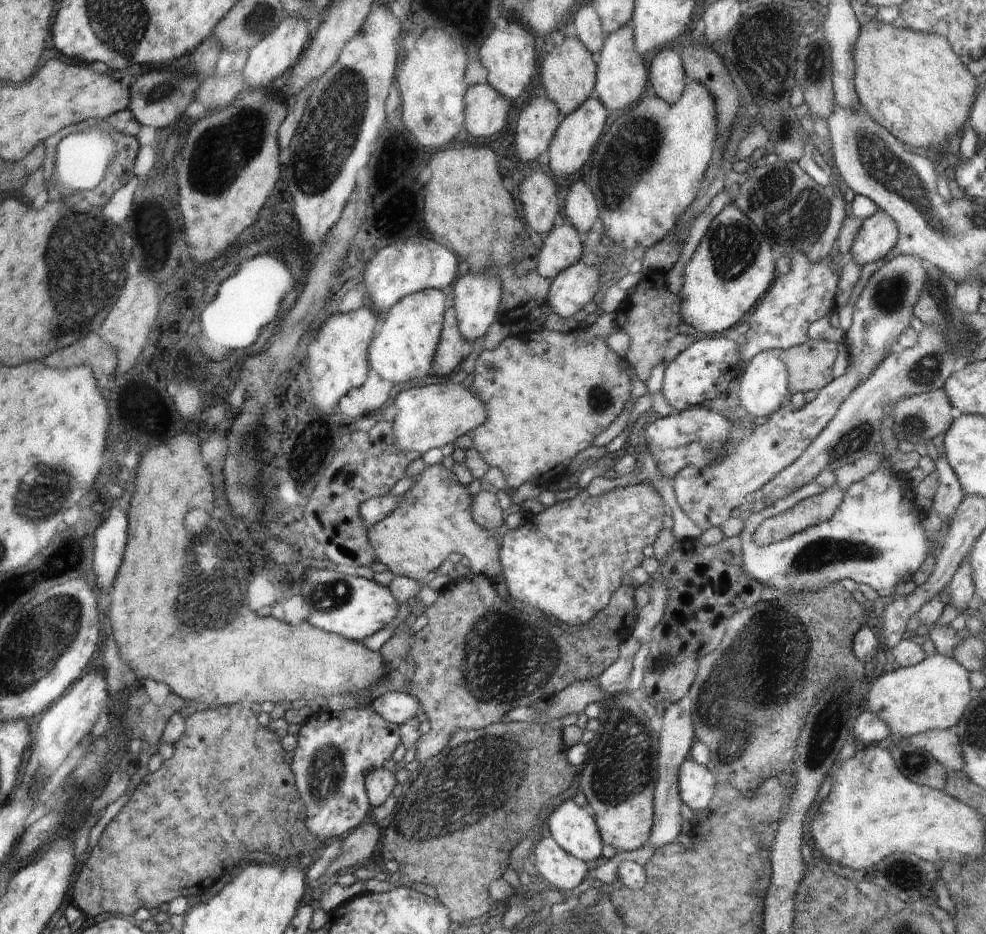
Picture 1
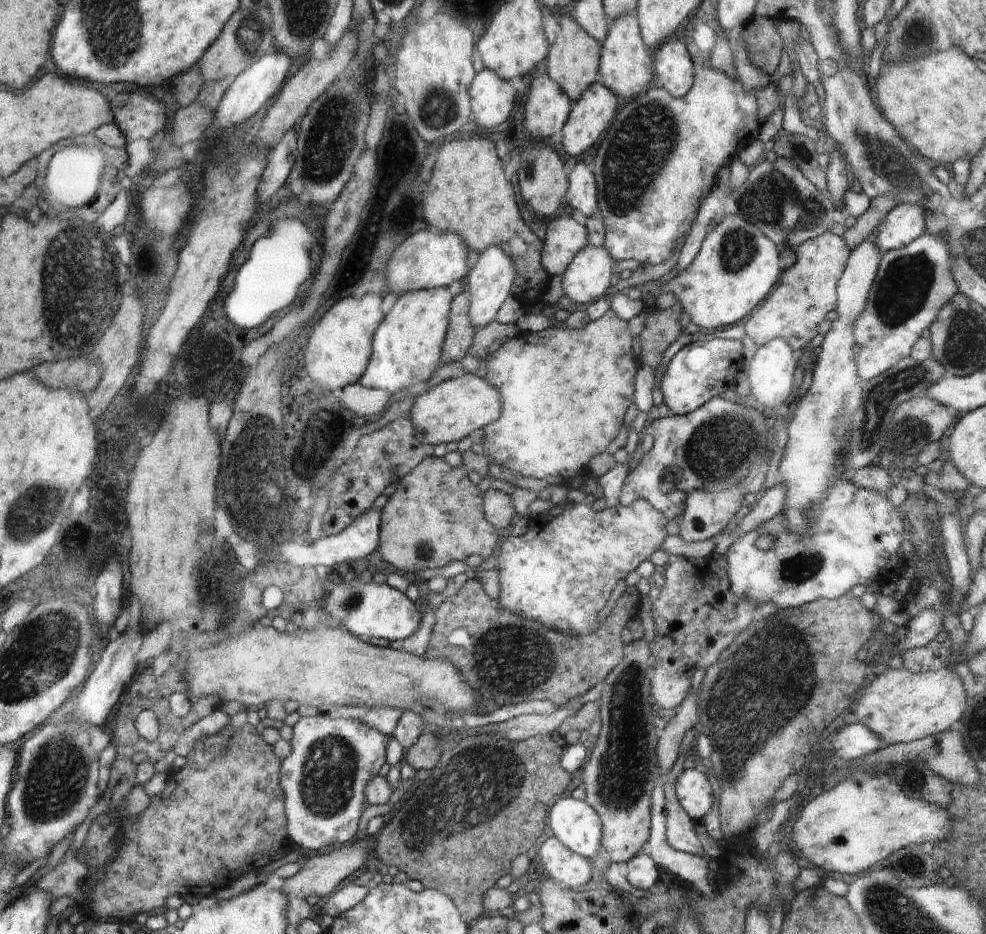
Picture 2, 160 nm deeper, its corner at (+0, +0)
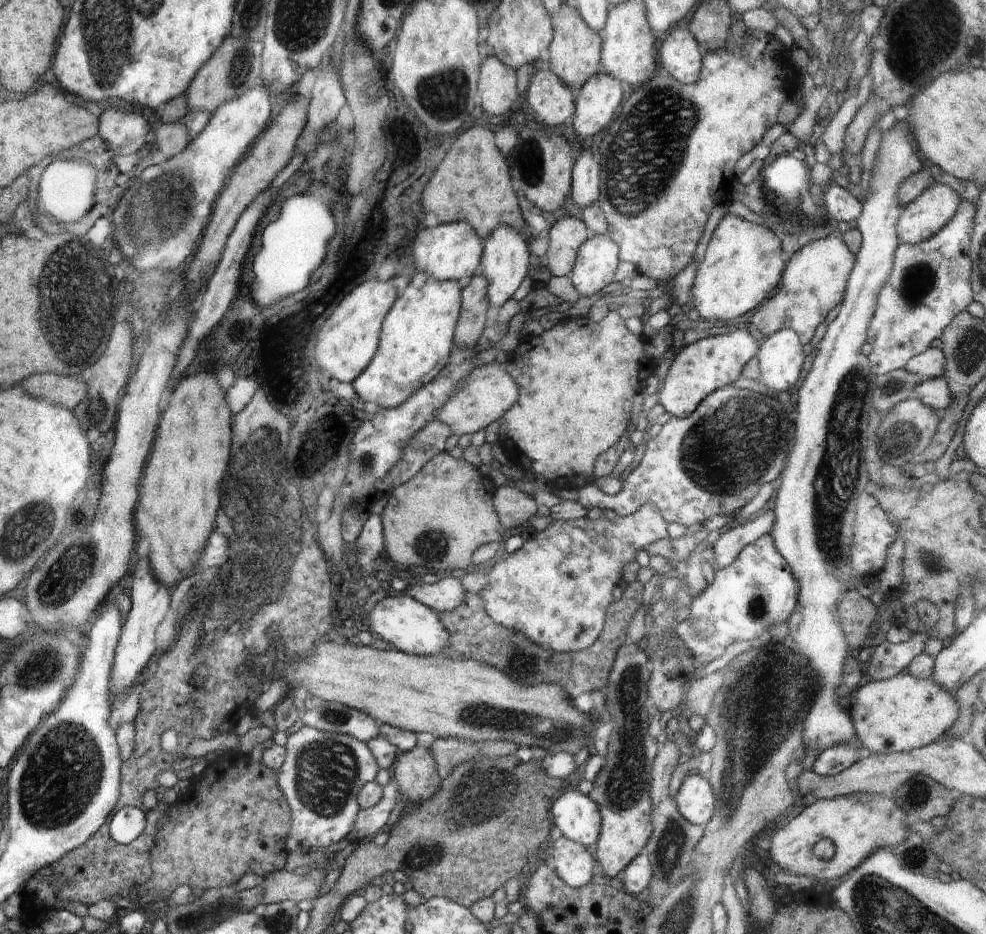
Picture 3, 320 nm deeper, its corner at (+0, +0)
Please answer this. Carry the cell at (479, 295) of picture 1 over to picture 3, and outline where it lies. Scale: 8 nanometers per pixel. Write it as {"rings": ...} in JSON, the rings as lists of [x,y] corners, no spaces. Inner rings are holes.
{"rings":[[[501,226],[484,242],[483,266],[480,275],[484,276],[490,288],[487,290],[488,308],[502,306],[518,290],[520,282],[528,276],[531,257],[528,240],[524,234],[512,226]]]}

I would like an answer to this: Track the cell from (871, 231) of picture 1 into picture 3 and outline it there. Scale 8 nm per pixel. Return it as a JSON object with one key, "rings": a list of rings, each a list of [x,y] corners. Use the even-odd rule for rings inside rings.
{"rings":[[[934,183],[932,187],[924,190],[918,198],[904,206],[896,230],[900,243],[917,244],[931,238],[958,210],[962,197],[951,186]]]}

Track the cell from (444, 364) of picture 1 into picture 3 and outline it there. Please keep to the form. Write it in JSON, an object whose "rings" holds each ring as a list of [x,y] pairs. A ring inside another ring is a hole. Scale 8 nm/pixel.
{"rings":[[[475,275],[463,291],[463,311],[456,326],[456,348],[475,348],[484,332],[488,312],[487,290],[490,285],[482,275]]]}

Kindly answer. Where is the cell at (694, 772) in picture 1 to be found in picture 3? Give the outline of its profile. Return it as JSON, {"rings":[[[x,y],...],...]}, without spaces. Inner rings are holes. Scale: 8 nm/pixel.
{"rings":[[[699,772],[689,773],[684,778],[673,801],[677,810],[692,825],[705,826],[715,813],[713,788]]]}

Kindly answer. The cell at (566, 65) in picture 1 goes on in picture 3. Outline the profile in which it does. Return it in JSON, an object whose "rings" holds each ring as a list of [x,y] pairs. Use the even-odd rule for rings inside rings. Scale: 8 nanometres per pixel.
{"rings":[[[563,1],[561,8],[552,14],[555,24],[555,41],[549,51],[550,70],[557,78],[563,80],[575,95],[596,74],[602,72],[600,66],[600,36],[584,23],[577,8]]]}

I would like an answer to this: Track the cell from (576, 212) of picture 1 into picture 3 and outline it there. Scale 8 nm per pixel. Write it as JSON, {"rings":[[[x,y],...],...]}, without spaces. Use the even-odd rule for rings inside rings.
{"rings":[[[582,152],[572,174],[572,200],[574,204],[585,209],[599,200],[600,166],[594,162],[592,152]]]}

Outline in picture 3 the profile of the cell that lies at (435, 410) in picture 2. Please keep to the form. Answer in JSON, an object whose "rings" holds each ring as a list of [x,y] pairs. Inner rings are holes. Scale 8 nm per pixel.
{"rings":[[[490,363],[488,365],[476,367],[467,377],[467,386],[461,389],[455,397],[448,400],[443,409],[436,412],[435,419],[450,428],[454,435],[463,436],[465,434],[478,433],[489,424],[500,420],[505,413],[517,401],[519,401],[519,384],[508,374],[502,365]]]}

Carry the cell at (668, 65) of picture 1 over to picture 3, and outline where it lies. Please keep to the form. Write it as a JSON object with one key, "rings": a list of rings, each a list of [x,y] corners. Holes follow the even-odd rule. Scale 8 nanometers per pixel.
{"rings":[[[676,28],[661,39],[660,63],[662,71],[676,82],[695,85],[702,76],[703,50],[690,28]]]}

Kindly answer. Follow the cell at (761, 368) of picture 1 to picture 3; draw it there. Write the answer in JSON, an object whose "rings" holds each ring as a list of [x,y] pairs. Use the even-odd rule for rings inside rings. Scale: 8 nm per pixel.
{"rings":[[[786,328],[764,338],[756,358],[760,368],[759,381],[778,393],[790,390],[800,378],[805,356],[798,334]]]}

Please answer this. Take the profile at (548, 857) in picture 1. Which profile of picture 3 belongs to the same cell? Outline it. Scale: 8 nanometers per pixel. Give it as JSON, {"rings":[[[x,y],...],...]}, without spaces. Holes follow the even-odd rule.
{"rings":[[[562,836],[554,842],[553,849],[551,867],[567,886],[581,888],[591,882],[597,869],[591,849]]]}

